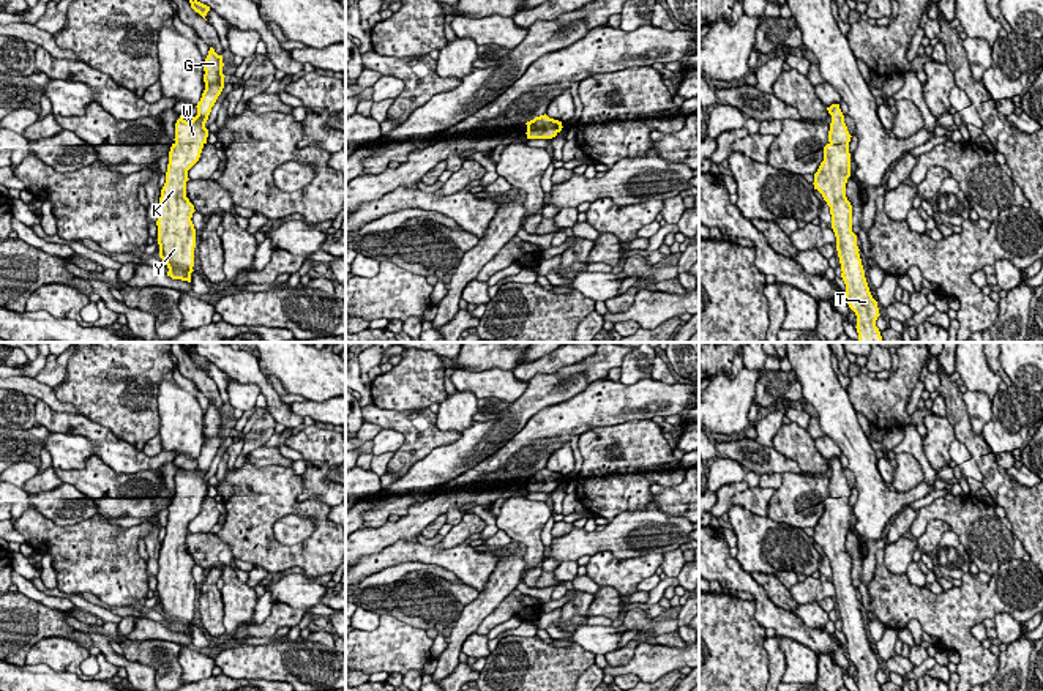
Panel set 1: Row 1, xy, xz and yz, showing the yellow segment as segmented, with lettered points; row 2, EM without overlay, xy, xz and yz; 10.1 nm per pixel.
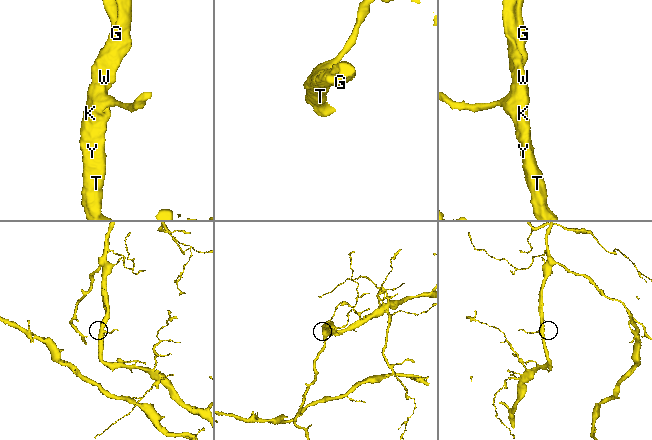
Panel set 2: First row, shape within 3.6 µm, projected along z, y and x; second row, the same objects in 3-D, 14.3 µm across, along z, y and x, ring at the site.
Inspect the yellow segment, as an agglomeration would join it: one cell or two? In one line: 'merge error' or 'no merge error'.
no merge error

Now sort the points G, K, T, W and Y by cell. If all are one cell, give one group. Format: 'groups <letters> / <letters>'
groups G K T W Y

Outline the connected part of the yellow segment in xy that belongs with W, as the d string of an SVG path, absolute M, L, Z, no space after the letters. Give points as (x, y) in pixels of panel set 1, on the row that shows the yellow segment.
M210 47L204 62L205 90L197 103L196 117L183 117L175 123L175 142L169 151L166 183L158 204L159 257L166 262L172 279L191 282L194 271L196 229L191 221L194 205L186 197L188 170L199 161L207 144L205 123L218 96L224 88L222 55Z

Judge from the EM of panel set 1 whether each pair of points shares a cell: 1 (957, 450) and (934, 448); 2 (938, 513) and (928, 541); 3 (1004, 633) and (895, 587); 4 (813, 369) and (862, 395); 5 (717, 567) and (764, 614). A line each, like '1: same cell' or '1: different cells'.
1: different cells
2: different cells
3: different cells
4: different cells
5: same cell

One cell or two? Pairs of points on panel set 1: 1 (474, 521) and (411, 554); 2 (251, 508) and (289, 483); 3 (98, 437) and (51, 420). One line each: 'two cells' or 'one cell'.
1: two cells
2: one cell
3: one cell

